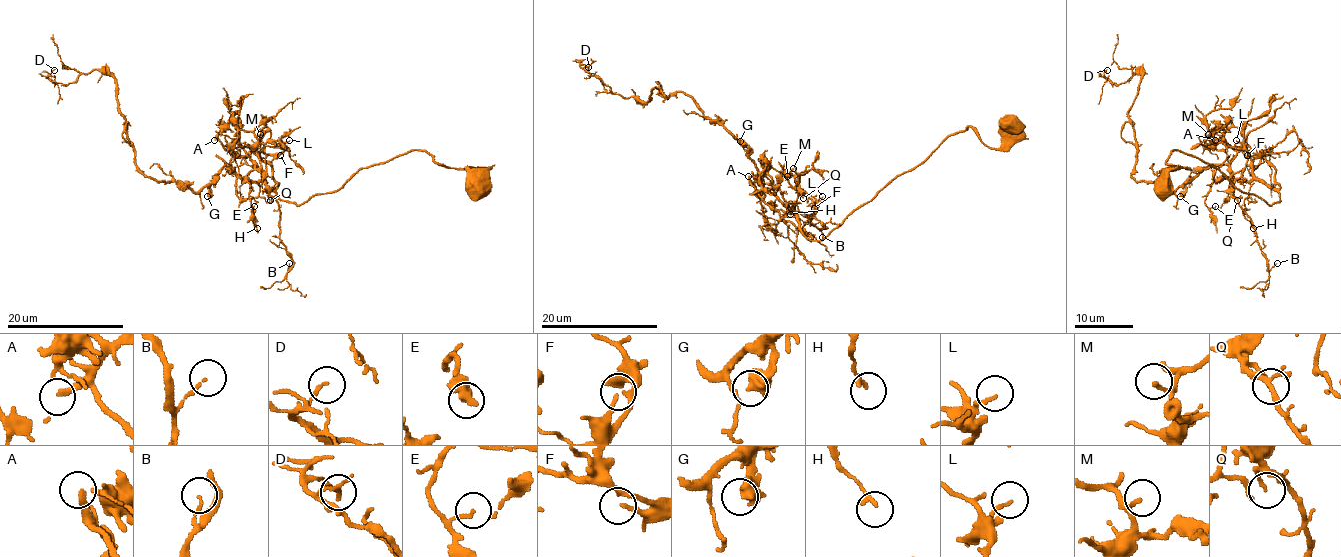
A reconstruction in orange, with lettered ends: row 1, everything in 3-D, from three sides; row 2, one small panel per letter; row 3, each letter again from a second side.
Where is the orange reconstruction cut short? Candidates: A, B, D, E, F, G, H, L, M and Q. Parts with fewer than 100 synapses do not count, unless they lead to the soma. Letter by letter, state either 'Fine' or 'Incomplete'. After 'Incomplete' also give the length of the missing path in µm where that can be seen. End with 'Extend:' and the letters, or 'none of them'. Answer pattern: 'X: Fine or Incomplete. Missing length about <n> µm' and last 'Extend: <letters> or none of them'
A: Incomplete. Missing length about 30 µm
B: Fine
D: Fine
E: Fine
F: Fine
G: Fine
H: Fine
L: Fine
M: Fine
Q: Fine
Extend: A

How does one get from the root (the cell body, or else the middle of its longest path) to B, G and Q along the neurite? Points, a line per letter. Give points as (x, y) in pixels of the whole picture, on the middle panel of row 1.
B: (1013, 124), (998, 148), (969, 126), (948, 135), (819, 240), (789, 208), (802, 192), (827, 227), (822, 237)
G: (1013, 124), (998, 148), (969, 126), (948, 135), (819, 240), (811, 240), (795, 214), (761, 186), (740, 141)
Q: (1013, 124), (998, 148), (969, 126), (948, 135), (819, 240), (802, 231), (789, 208), (800, 192), (803, 198)

